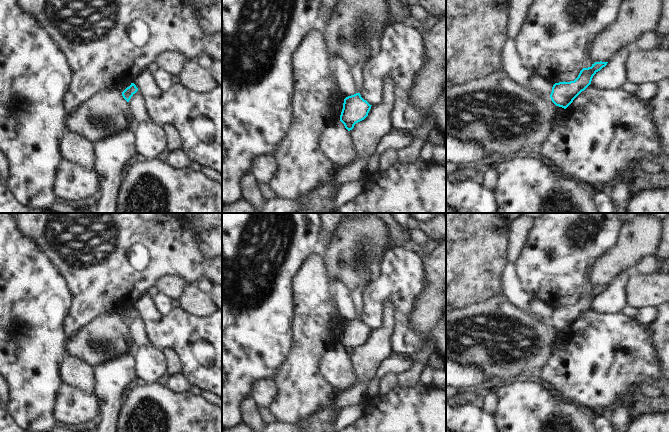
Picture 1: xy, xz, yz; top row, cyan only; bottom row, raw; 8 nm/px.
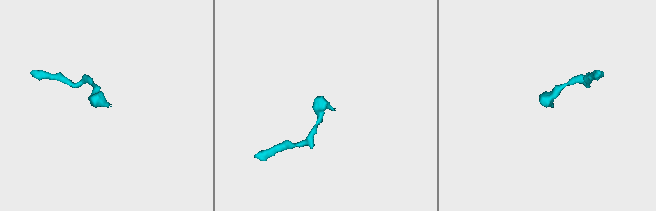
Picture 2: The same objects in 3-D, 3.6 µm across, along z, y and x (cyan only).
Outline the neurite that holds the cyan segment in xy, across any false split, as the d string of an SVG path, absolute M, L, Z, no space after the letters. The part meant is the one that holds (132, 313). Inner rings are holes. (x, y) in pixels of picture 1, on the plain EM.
M131 307L131 309L129 311L127 311L123 316L122 316L122 320L123 322L129 326L129 324L131 323L131 321L138 315L138 312L136 311L136 309L134 307Z

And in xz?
M360 317L348 320L344 323L340 345L350 355L356 347L364 344L368 340L371 330L361 321Z

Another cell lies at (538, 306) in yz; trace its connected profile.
M534 298L531 300L531 306L535 313L546 317L550 321L552 311L554 309L552 306L546 304L541 300L536 300Z

